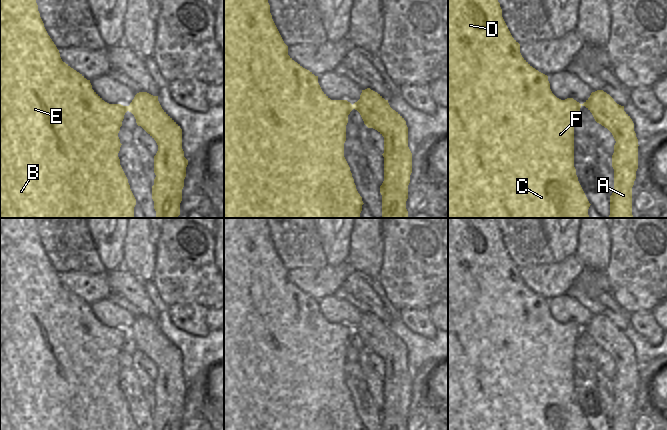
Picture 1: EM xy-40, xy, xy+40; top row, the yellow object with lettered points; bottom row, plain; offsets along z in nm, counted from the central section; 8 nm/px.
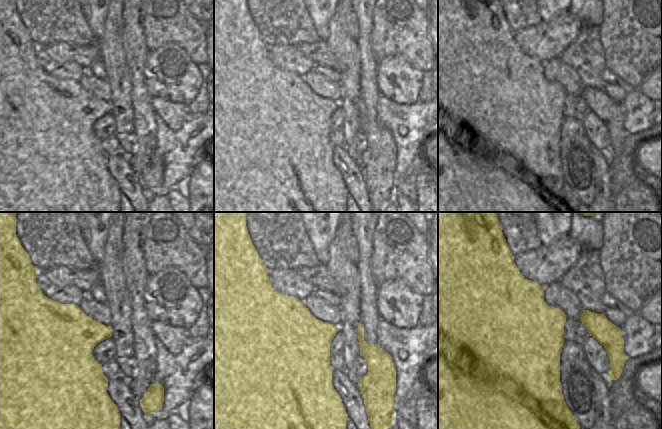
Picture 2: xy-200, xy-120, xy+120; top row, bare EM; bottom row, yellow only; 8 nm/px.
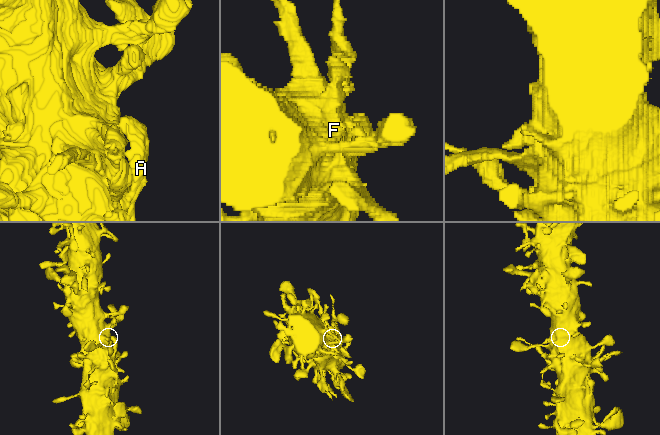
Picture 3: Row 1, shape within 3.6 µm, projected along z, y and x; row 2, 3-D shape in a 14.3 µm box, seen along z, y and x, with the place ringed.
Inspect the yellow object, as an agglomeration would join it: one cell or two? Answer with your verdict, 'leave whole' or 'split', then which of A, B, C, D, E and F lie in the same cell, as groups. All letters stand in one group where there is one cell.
leave whole; A B C D E F

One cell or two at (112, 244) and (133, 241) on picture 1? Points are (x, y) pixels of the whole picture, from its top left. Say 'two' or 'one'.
two

